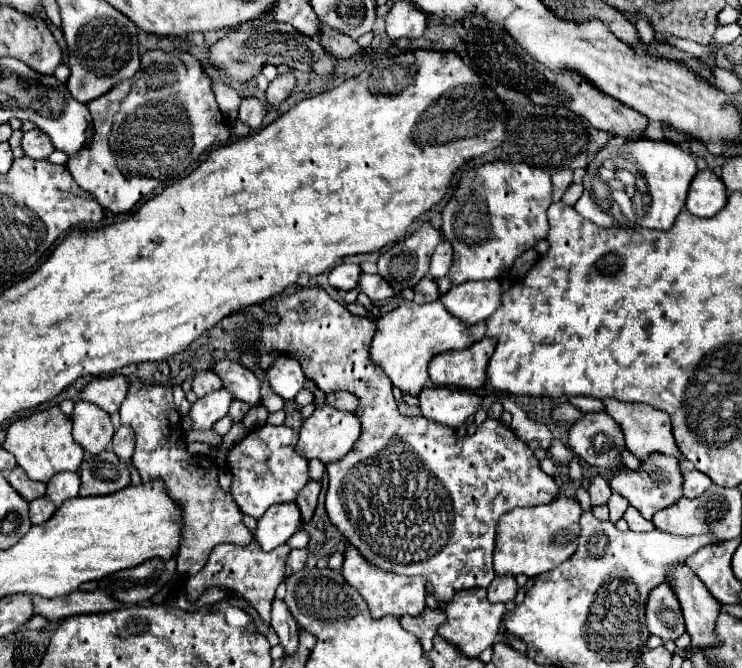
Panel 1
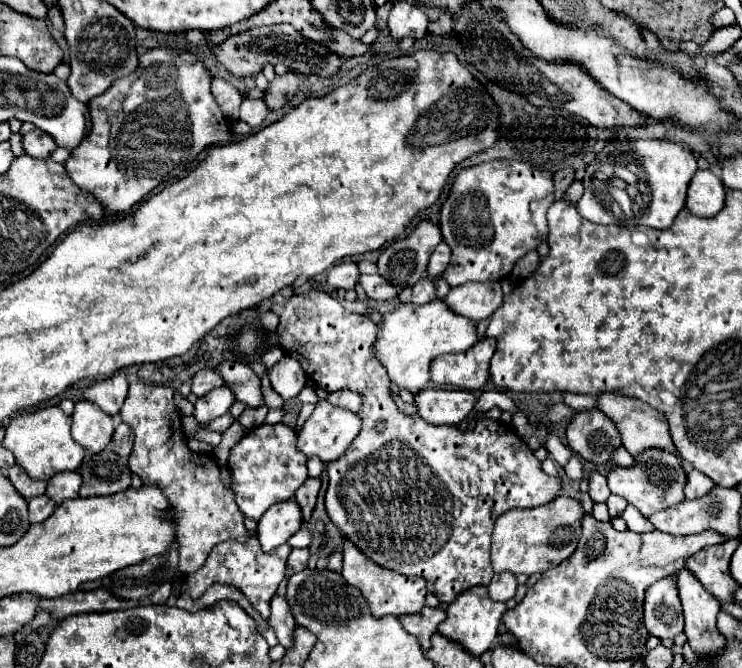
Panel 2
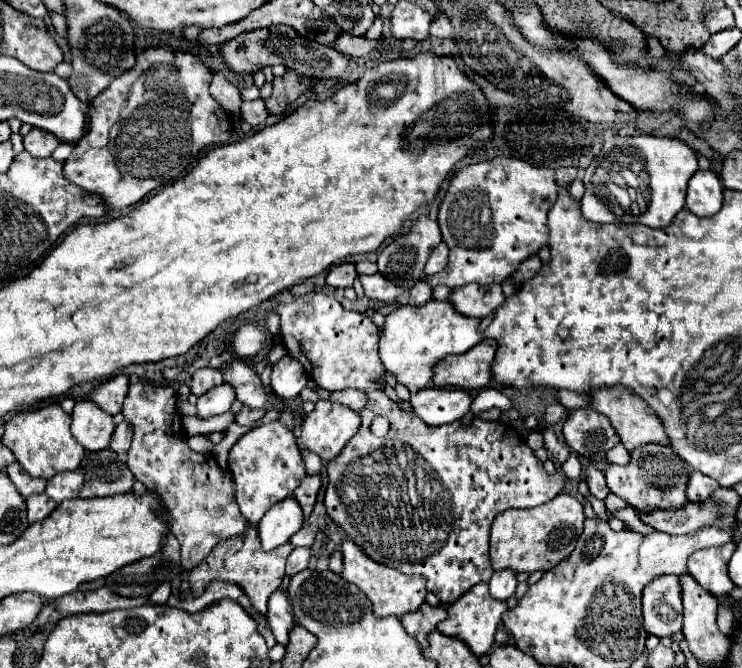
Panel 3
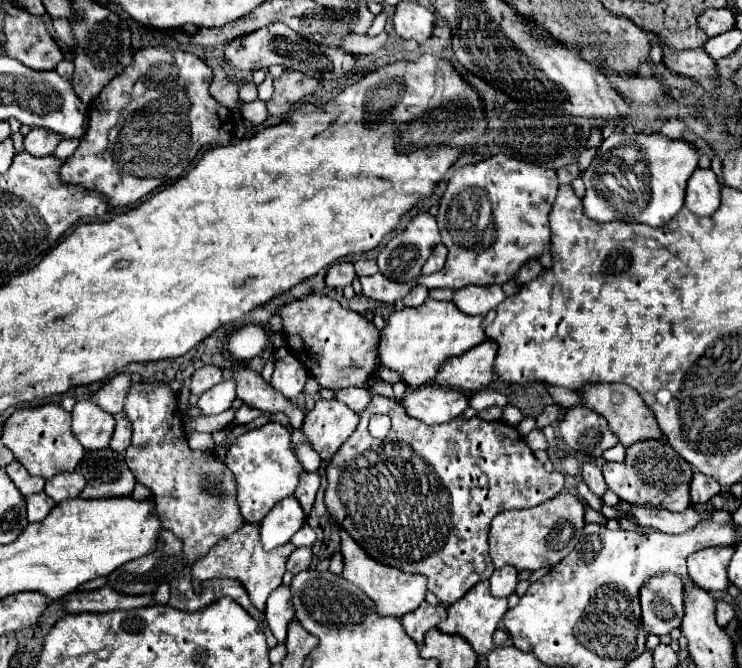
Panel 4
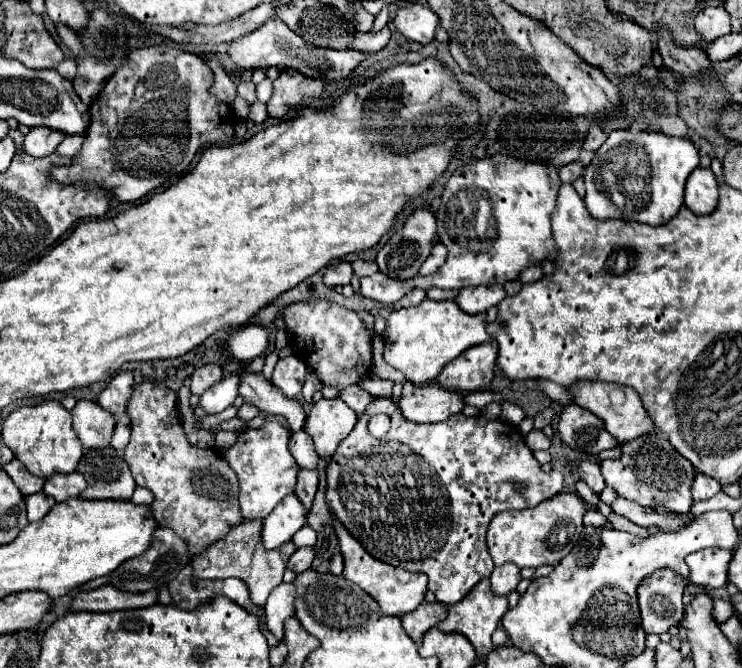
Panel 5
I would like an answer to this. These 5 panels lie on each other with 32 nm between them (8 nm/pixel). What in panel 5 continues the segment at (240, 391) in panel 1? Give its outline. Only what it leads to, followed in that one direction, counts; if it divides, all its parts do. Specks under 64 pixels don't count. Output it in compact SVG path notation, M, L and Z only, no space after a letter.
M240 372L238 376L240 376L238 394L244 398L244 402L256 406L258 410L262 410L266 414L286 416L292 432L302 430L306 416L304 416L300 402L288 400L278 388L272 388L272 384L262 374Z

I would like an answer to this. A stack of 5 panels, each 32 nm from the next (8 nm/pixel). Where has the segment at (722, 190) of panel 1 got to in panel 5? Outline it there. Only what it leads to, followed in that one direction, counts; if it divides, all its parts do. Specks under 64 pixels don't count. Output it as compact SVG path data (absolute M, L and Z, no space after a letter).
M696 168L686 182L684 204L698 216L712 214L718 206L718 182L710 168Z

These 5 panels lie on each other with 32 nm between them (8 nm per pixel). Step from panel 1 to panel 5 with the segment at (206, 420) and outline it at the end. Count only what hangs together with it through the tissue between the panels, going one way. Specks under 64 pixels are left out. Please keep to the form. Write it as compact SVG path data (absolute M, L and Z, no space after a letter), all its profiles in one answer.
M228 376L200 396L200 406L204 408L206 414L218 414L228 406L232 406L236 396L238 396L238 380L236 376Z

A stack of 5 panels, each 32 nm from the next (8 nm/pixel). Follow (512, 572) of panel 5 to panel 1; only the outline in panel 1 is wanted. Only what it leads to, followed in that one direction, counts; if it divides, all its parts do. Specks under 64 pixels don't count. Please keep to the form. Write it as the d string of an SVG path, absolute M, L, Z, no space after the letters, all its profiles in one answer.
M496 576L488 586L490 602L510 602L518 592L518 584L514 576Z

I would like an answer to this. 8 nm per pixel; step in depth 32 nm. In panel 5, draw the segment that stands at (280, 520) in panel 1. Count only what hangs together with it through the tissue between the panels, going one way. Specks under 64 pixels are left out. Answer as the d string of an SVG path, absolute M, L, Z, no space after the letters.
M290 494L286 496L262 522L262 542L266 550L272 550L276 546L286 544L300 526L306 524L306 512L300 504L300 500Z

